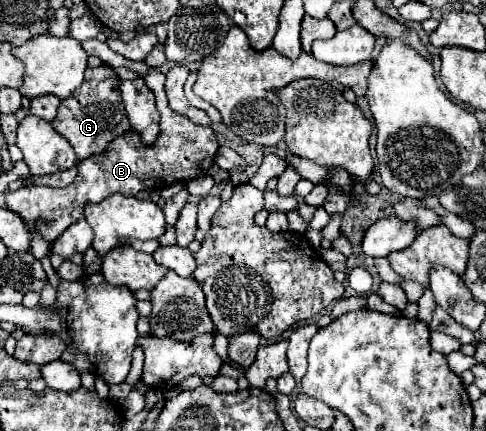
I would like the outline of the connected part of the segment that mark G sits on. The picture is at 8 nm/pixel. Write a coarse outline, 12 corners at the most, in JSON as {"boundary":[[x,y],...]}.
{"boundary":[[88,67],[52,127],[78,159],[130,129],[120,79]]}

